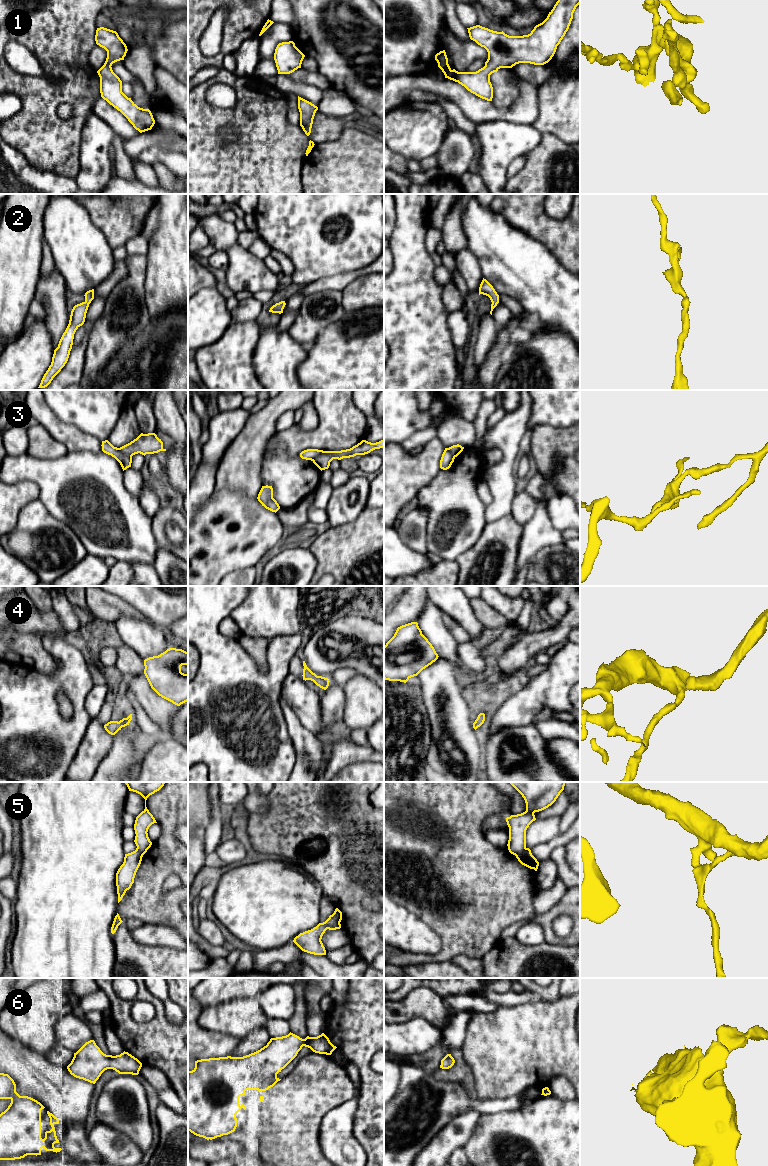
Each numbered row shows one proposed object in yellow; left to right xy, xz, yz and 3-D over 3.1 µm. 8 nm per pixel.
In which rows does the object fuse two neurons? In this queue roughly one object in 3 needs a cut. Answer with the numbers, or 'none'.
3, 5

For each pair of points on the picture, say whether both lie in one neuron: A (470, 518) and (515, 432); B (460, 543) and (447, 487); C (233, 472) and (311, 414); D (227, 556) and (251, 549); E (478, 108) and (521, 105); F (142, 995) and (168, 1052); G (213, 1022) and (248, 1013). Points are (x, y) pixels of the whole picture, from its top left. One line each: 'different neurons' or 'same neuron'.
A: different neurons
B: same neuron
C: different neurons
D: same neuron
E: same neuron
F: same neuron
G: same neuron

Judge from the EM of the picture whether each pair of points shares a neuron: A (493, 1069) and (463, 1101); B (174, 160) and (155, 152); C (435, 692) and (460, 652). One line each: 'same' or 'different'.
A: different
B: same
C: different

